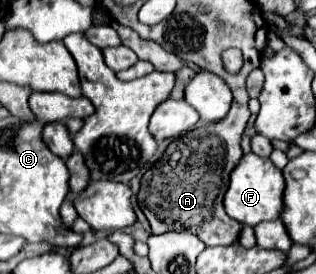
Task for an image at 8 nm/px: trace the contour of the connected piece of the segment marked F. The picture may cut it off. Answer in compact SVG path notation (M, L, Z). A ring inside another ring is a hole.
M246 153L236 169L230 173L230 183L224 193L224 209L228 217L236 219L242 225L256 225L260 221L278 219L282 209L282 191L284 191L284 177L278 167L268 157L258 157L256 153Z

